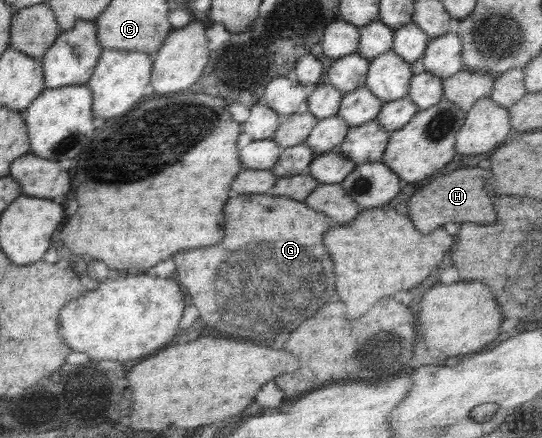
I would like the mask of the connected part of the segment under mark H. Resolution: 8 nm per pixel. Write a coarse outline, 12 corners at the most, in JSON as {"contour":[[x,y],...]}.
{"contour":[[489,169],[437,177],[409,199],[421,233],[449,221],[493,225]]}

